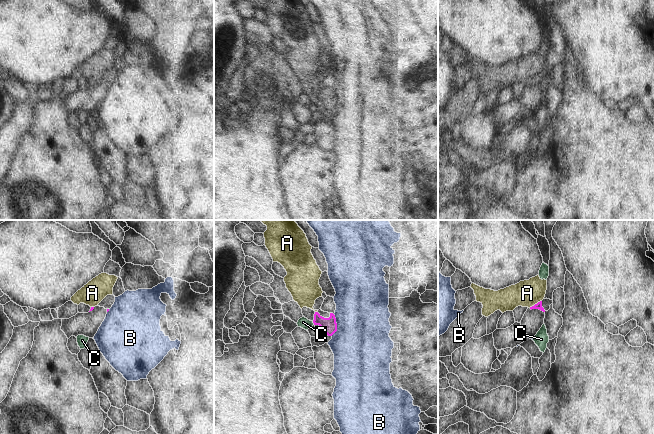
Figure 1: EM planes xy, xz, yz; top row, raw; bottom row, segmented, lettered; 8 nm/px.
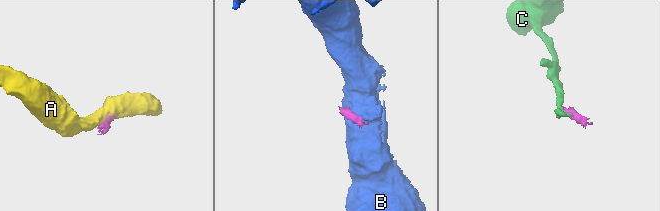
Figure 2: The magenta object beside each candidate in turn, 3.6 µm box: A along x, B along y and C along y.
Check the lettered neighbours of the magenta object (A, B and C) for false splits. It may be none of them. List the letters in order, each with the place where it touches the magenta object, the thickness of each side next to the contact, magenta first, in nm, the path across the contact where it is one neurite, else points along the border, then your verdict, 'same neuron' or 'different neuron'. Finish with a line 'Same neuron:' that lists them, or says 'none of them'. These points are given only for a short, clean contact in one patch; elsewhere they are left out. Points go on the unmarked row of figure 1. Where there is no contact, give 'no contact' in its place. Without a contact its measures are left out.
A: contact yz (535, 80); calibres 50 and 220 nm; border yz (541, 76), (529, 83); different neuron
B: contact xz (336, 101); calibres 120 and 460 nm; border xz (334, 90), (336, 106), (331, 111); different neuron
C: contact xz (313, 98); calibres 120 and 90 nm; border xz (312, 97), (314, 100); different neuron
Same neuron: none of them

